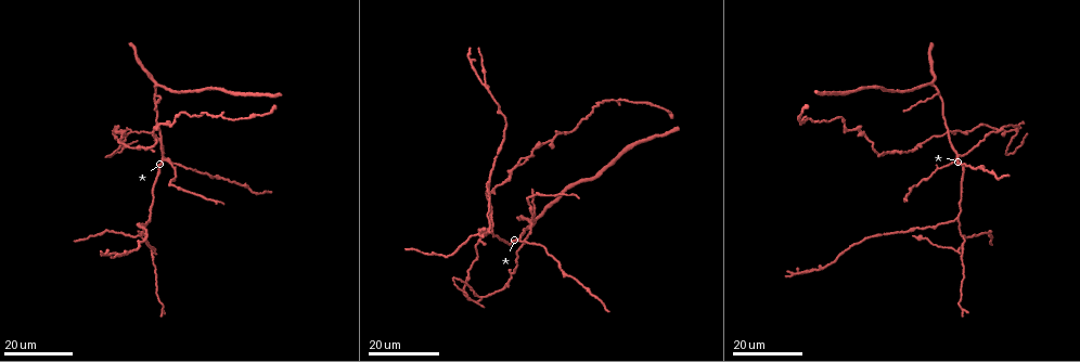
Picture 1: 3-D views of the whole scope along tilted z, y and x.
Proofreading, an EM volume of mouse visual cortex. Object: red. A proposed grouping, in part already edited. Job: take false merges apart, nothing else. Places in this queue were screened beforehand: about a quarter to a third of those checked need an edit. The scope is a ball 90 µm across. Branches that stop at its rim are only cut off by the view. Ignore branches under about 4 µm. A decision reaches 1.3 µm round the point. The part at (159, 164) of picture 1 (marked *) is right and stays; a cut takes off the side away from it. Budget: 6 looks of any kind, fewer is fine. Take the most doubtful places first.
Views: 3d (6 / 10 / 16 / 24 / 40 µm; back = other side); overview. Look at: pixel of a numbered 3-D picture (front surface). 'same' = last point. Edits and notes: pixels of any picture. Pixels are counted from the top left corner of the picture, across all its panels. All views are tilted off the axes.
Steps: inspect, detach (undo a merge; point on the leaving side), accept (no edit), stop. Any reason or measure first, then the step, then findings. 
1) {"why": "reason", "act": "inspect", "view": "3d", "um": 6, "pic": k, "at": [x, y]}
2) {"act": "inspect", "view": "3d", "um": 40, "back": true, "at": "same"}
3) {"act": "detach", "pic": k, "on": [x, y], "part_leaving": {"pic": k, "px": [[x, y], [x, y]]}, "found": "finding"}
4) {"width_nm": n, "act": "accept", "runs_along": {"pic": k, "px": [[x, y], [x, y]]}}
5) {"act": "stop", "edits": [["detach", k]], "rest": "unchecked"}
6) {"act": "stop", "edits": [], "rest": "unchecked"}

{"act": "inspect", "view": "3d", "um": 16, "pic": 1, "at": [486, 86]}

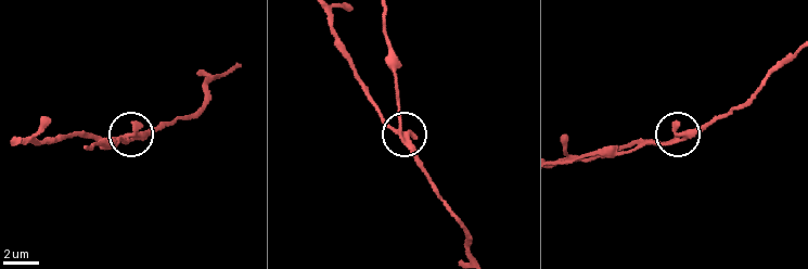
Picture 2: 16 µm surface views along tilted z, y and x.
{"act": "inspect", "view": "3d", "um": 6, "pic": 2, "at": [677, 139]}

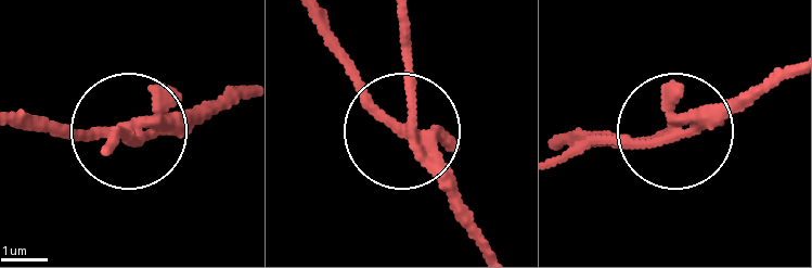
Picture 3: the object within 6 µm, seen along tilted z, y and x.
{"width_nm": 230, "act": "detach", "pic": 3, "on": [127, 130], "part_leaving": {"pic": 3, "px": [[424, 152], [411, 120], [409, 15]]}, "found": "two cells meet here"}

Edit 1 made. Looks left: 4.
{"why": "a fork", "act": "inspect", "view": "3d", "um": 24, "pic": 1, "at": [157, 97]}

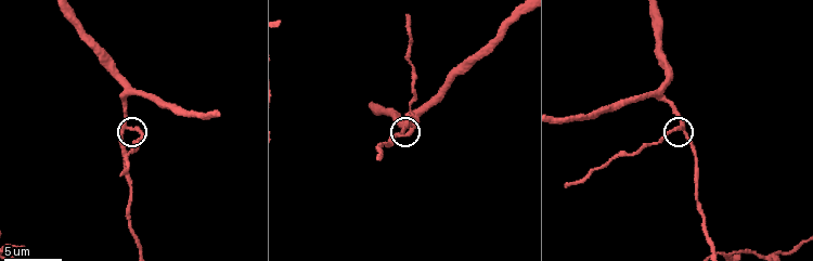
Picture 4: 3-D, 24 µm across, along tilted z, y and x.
{"why": "zoom in", "act": "inspect", "view": "3d", "um": 10, "pic": 4, "at": [127, 126]}

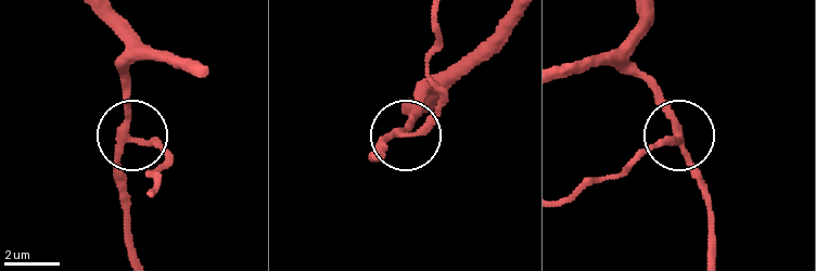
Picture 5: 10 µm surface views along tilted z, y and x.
{"arms": 3, "act": "detach", "pic": 5, "on": [162, 146], "part_leaving": {"pic": 5, "px": [[132, 136], [149, 142], [163, 160], [149, 171], [153, 191]]}, "found": "two cells meet here"}

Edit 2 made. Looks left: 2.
{"why": "two arms in line, one across", "act": "inspect", "view": "3d", "um": 16, "pic": 1, "at": [956, 218]}

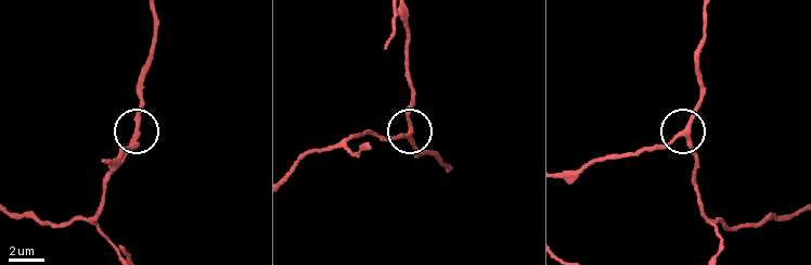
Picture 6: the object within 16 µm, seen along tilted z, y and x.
{"why": "closer look", "act": "inspect", "view": "3d", "um": 6, "pic": 6, "at": [407, 130]}

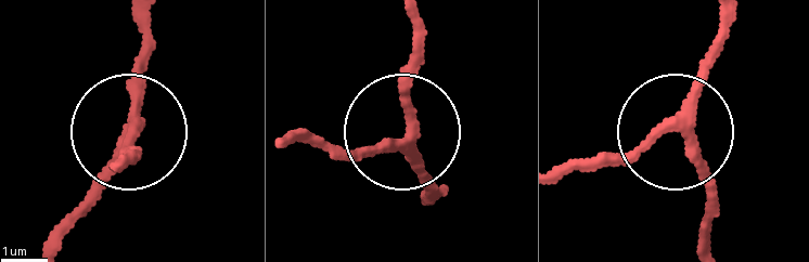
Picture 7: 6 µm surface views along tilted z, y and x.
{"arms": 3, "act": "accept", "runs_along": {"pic": 7, "px": [[723, 22], [681, 140], [709, 190], [709, 223]]}, "found": "continuous, no second cell"}

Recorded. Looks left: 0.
{"act": "stop", "edits": [["detach", 3], ["detach", 5]], "rest": "unchecked"}

